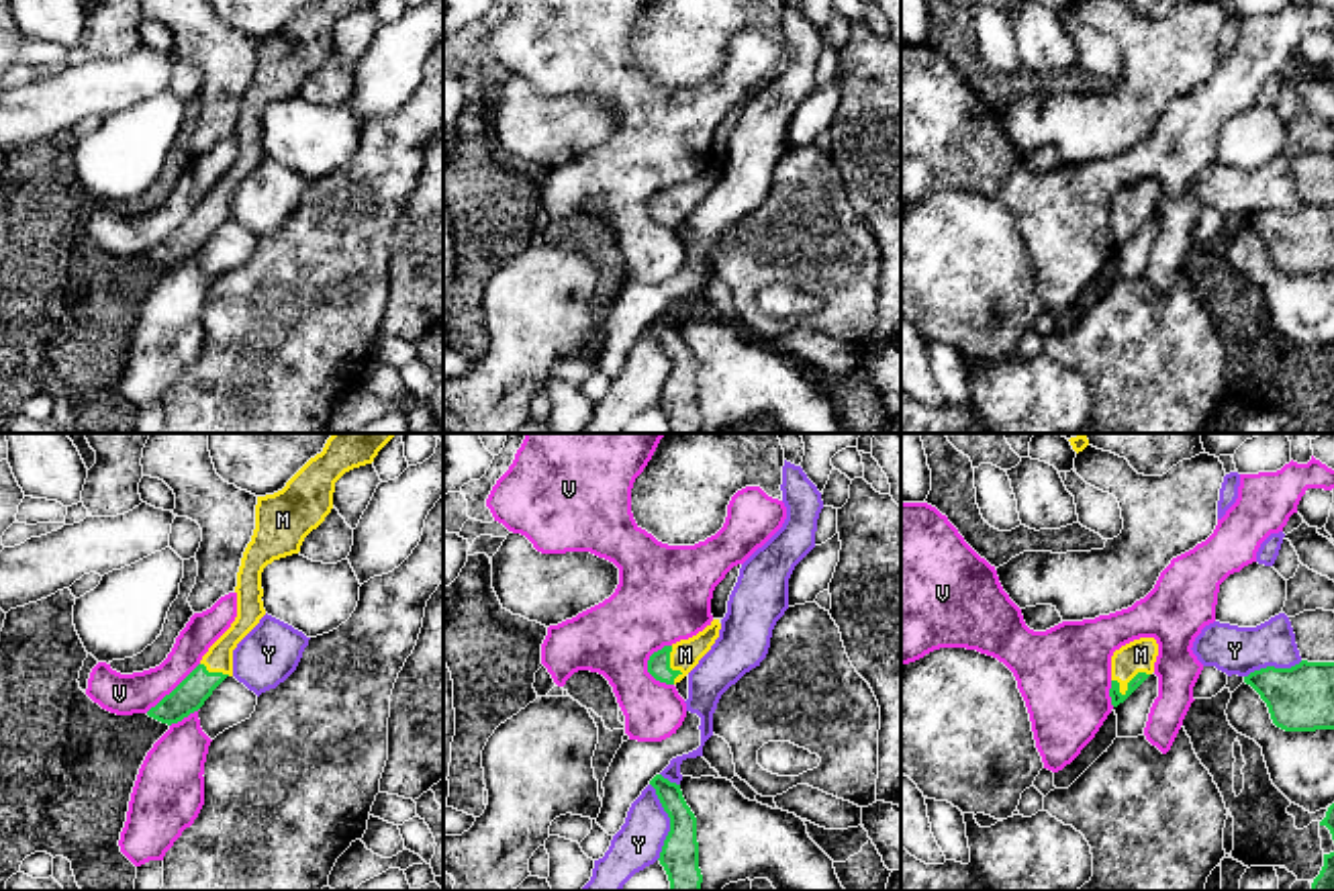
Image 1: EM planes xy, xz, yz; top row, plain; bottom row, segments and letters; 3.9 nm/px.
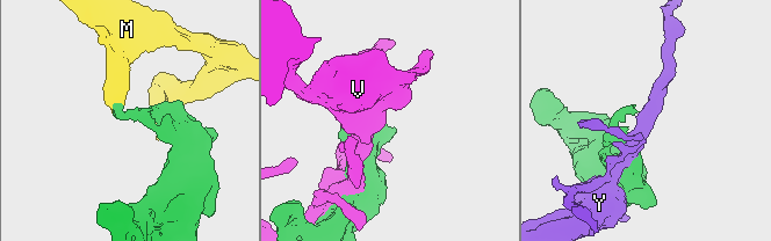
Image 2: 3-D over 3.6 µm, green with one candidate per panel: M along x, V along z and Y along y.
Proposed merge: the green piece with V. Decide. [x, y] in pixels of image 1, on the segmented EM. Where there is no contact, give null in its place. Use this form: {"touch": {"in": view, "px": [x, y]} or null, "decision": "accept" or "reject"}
{"touch": {"in": "xz", "px": [648, 669]}, "decision": "reject"}

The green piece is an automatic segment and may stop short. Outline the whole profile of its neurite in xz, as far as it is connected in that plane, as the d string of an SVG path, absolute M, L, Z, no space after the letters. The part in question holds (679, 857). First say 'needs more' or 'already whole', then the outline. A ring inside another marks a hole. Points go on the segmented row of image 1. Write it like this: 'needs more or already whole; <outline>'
already whole; M656 775L650 785L670 817L670 832L658 858L668 875L670 891L701 891L697 817L686 805L680 785L662 775Z

